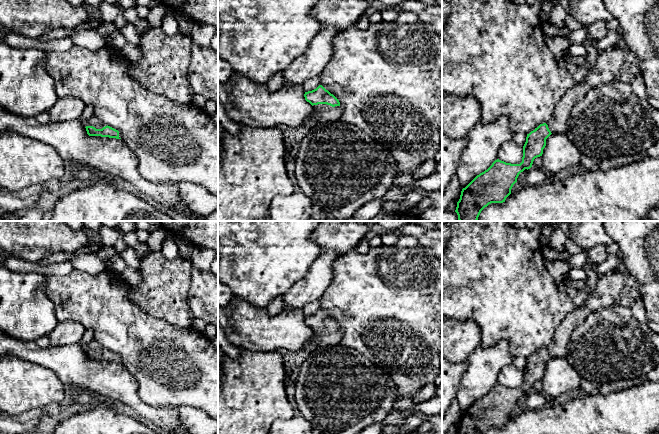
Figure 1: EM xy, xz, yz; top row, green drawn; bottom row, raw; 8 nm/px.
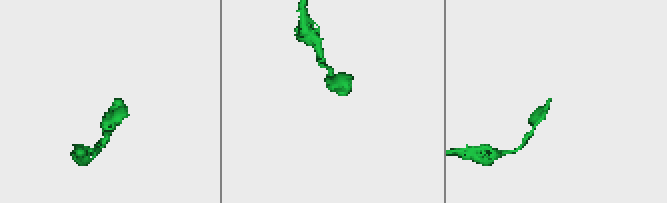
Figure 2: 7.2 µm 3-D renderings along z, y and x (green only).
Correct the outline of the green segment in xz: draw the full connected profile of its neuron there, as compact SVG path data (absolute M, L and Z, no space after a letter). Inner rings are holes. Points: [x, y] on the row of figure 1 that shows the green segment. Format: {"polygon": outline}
{"polygon": "M322 85L305 92L304 97L313 109L312 115L305 121L304 127L307 129L312 129L318 123L340 120L342 107L339 100Z"}

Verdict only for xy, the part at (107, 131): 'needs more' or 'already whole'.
needs more

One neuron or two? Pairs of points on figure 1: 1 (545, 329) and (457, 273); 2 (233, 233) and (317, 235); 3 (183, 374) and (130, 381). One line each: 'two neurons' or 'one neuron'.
1: one neuron
2: two neurons
3: two neurons

